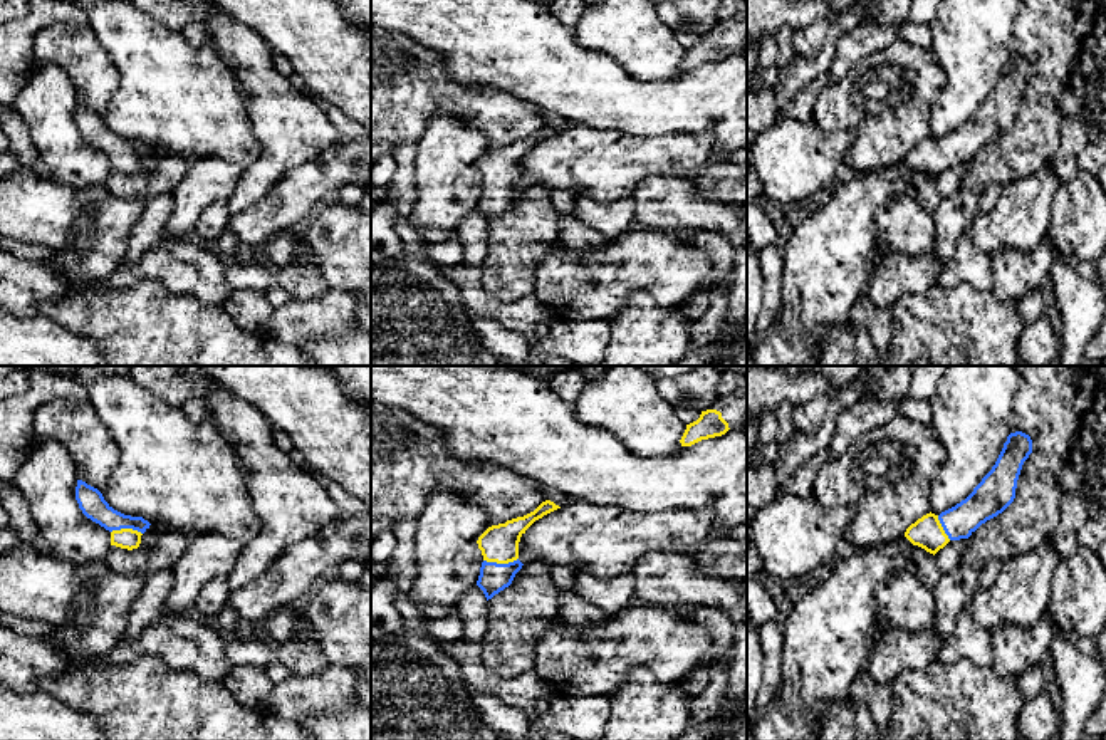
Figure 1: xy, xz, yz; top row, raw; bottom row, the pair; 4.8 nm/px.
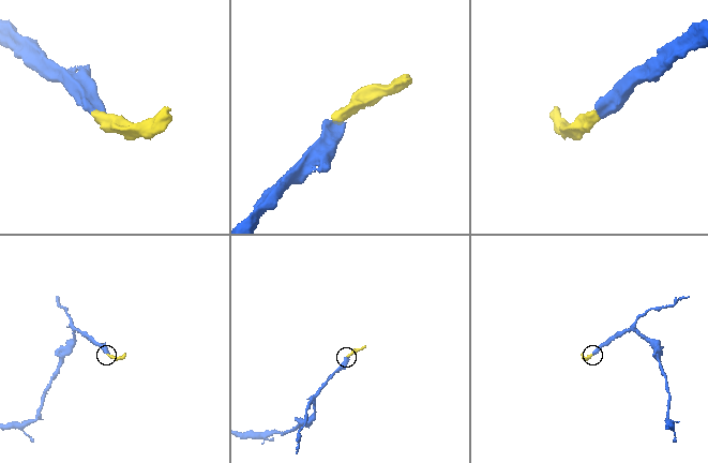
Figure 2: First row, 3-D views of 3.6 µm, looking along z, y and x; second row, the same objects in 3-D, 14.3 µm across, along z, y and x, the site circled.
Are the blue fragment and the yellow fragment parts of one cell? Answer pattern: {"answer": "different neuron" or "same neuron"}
{"answer": "same neuron"}

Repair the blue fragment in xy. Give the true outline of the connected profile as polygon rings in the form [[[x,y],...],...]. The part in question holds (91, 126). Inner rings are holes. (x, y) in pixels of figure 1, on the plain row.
[[[77,104],[76,124],[87,143],[111,156],[111,169],[128,175],[138,173],[141,159],[151,149],[143,141],[131,141],[114,134],[97,112],[82,104]]]

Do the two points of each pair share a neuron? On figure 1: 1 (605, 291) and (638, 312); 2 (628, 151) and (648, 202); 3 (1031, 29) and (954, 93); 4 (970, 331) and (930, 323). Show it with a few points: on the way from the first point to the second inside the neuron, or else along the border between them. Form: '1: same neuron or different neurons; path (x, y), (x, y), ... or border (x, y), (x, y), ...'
1: different neurons; border (665, 306), (648, 294), (636, 292), (610, 319)
2: different neurons; border (678, 177), (645, 177), (630, 195)
3: different neurons; border (1017, 17), (1012, 27), (1009, 56)
4: same neuron; path (960, 331), (940, 326)

